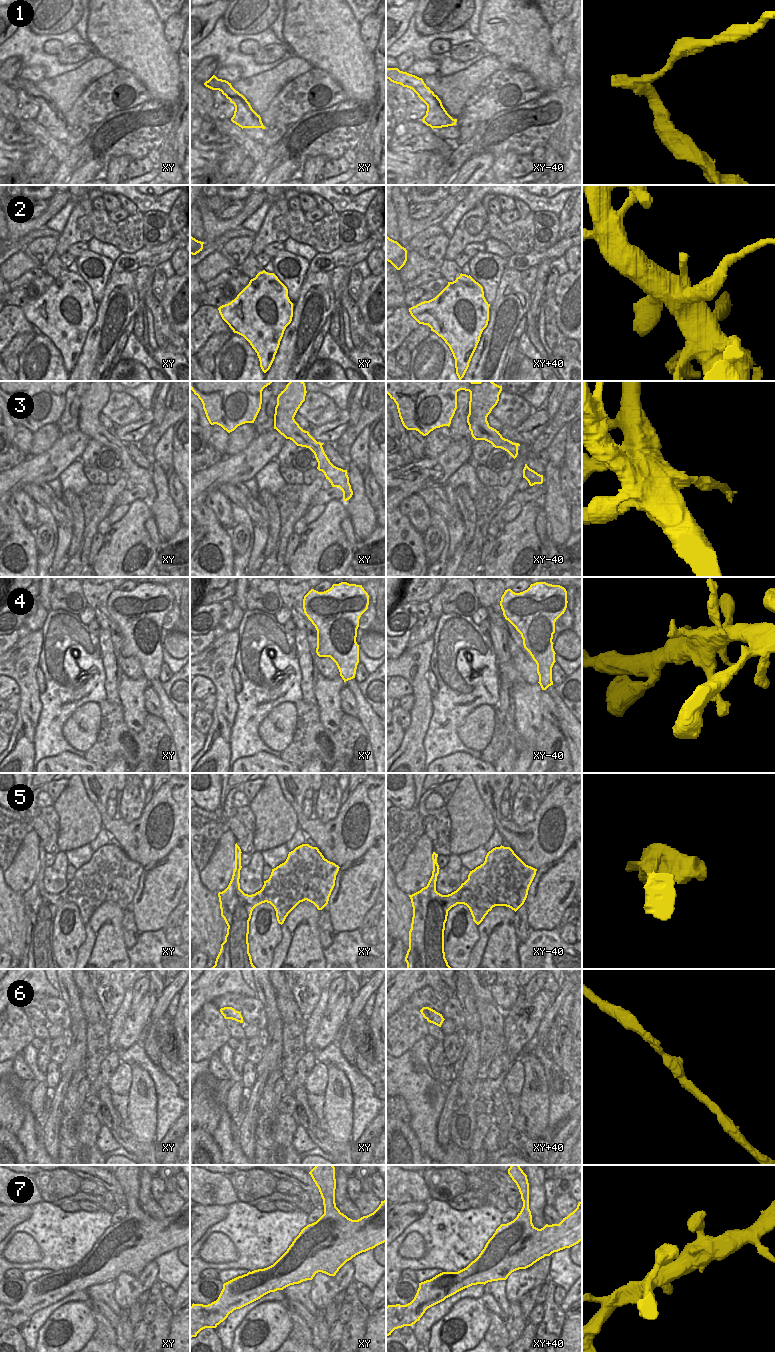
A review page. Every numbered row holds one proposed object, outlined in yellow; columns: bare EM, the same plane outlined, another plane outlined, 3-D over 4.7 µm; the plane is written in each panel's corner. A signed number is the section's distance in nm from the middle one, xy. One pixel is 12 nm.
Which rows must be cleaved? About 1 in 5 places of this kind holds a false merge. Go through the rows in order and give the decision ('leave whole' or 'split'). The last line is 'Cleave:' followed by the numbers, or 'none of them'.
1: split
2: split
3: split
4: leave whole
5: leave whole
6: leave whole
7: leave whole
Cleave: 1, 2, 3

